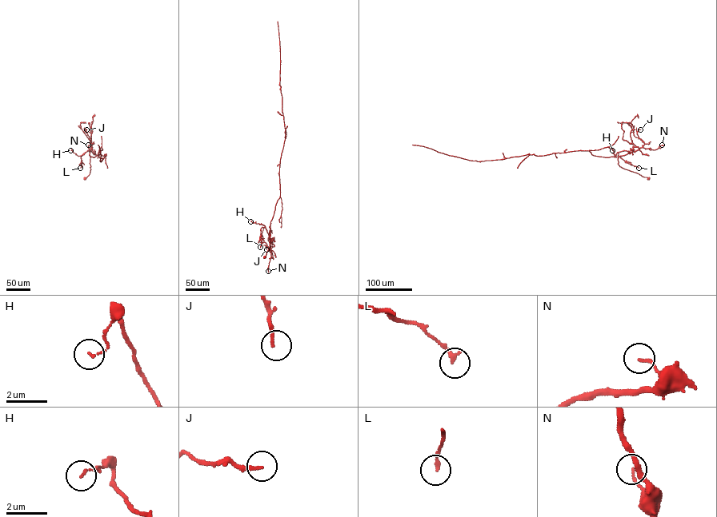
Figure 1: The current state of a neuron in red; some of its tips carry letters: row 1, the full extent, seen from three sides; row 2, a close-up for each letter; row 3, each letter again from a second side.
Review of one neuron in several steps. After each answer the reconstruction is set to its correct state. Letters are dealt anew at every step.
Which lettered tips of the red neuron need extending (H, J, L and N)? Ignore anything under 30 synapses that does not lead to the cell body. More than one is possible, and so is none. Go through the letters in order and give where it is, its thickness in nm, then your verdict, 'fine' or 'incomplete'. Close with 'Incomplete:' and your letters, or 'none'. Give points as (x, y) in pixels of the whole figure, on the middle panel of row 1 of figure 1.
H: (250, 221) | 110 nm | fine
J: (266, 249) | 150 nm | fine
L: (260, 247) | 190 nm | fine
N: (268, 271) | 100 nm | fine
Incomplete: none

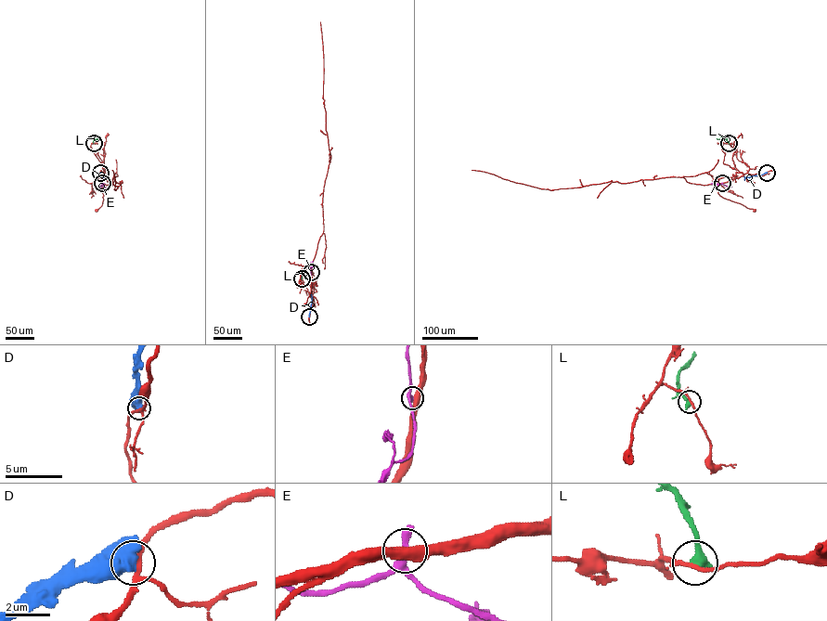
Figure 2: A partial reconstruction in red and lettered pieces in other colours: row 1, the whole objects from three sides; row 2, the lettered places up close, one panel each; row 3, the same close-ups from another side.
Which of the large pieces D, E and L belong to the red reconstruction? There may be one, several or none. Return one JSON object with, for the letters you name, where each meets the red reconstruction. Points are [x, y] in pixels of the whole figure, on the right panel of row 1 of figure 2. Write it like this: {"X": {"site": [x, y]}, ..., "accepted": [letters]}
{"accepted": []}

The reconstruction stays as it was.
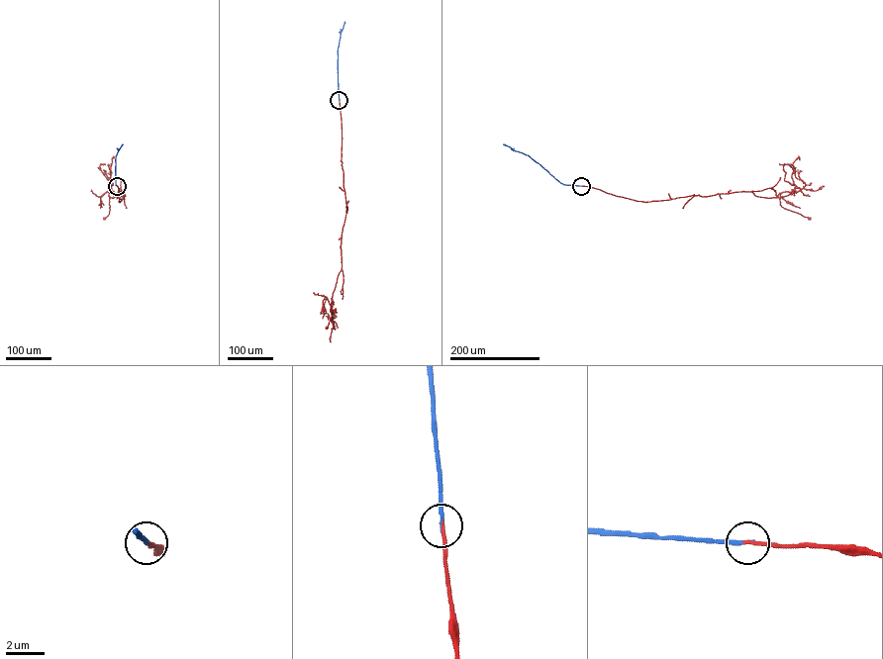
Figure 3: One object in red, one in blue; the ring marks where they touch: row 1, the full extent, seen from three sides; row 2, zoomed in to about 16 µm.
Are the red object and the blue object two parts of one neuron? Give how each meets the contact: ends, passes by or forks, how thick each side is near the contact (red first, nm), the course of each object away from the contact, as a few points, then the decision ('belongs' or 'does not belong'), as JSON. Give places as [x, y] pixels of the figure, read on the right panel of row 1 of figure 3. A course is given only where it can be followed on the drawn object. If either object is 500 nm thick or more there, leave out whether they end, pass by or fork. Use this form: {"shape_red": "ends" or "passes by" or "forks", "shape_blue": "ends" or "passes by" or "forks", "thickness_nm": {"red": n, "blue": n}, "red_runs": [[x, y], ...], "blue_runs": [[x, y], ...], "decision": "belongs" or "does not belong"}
{"shape_red": "ends", "shape_blue": "ends", "thickness_nm": {"red": 180, "blue": 190}, "red_runs": [[581, 186], [644, 202], [751, 191], [757, 196], [781, 197], [782, 207], [810, 218]], "blue_runs": [[581, 186], [561, 183], [529, 156], [503, 144]], "decision": "belongs"}

